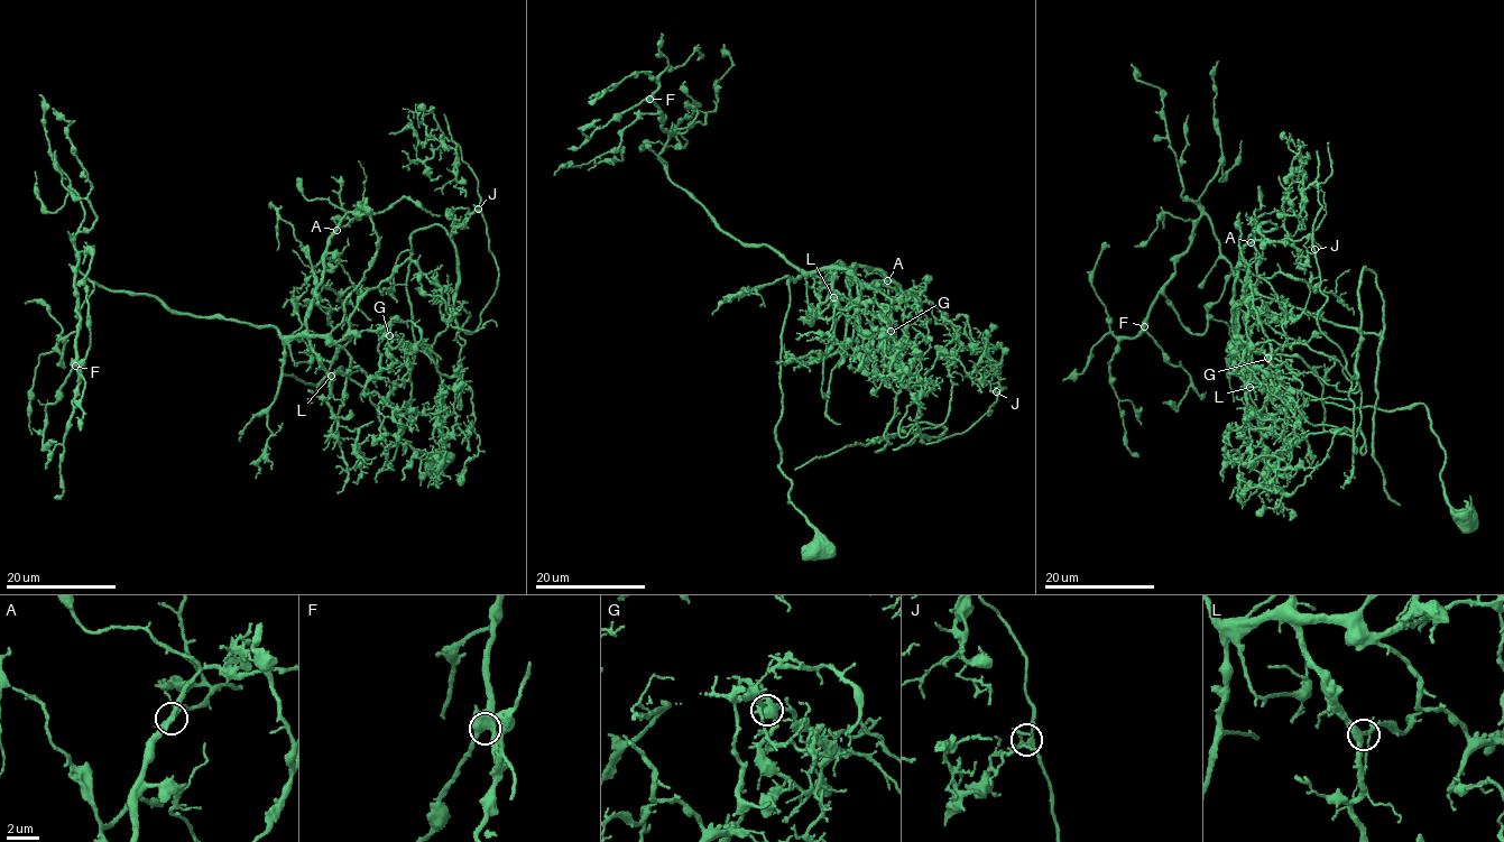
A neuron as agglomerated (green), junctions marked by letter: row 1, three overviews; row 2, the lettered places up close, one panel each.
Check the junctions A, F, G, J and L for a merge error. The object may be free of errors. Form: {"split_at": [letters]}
{"split_at": ["G"]}

